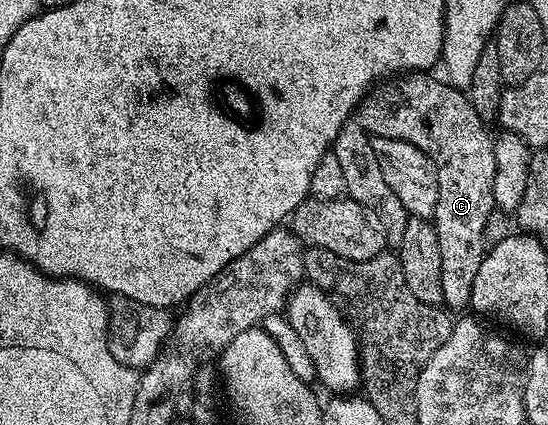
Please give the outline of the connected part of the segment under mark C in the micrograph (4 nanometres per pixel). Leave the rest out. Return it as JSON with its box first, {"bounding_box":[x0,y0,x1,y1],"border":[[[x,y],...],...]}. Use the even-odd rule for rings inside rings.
{"bounding_box":[354,72,496,311],"border":[[[413,72],[397,77],[387,84],[377,85],[375,89],[364,95],[364,100],[360,103],[354,118],[370,136],[406,140],[414,144],[435,166],[438,180],[438,204],[434,215],[434,225],[438,232],[438,248],[442,248],[443,305],[452,311],[469,305],[470,292],[474,288],[474,276],[478,276],[478,268],[482,268],[482,260],[486,253],[483,233],[487,218],[496,204],[494,148],[492,147],[494,138],[491,133],[488,135],[484,131],[487,130],[486,124],[480,119],[478,112],[474,112],[467,93],[453,86],[443,77],[440,79],[431,78],[432,76],[428,72]]]}

